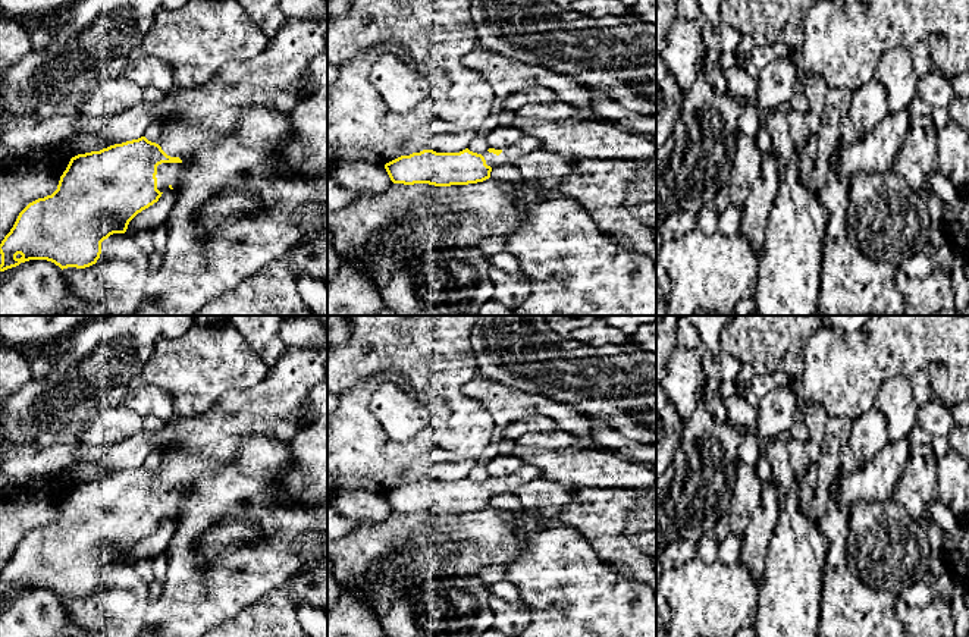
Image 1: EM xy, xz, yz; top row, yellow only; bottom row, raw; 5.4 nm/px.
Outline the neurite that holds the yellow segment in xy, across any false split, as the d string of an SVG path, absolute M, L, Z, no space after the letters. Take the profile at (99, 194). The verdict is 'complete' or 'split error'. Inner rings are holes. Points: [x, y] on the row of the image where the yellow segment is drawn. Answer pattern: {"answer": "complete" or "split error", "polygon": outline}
{"answer": "split error", "polygon": "M288 19L260 56L223 65L211 79L197 88L176 87L170 92L176 97L172 119L163 125L159 144L141 136L72 157L57 189L29 203L1 241L0 272L29 260L47 260L62 270L95 264L101 242L113 233L125 233L129 222L157 203L167 188L179 191L192 154L201 145L229 135L241 112L267 107L286 116L300 98L314 90L310 69L316 57L327 48L324 32L324 22Z"}

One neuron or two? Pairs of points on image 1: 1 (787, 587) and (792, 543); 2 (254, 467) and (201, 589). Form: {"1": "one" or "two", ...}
{"1": "one", "2": "one"}

